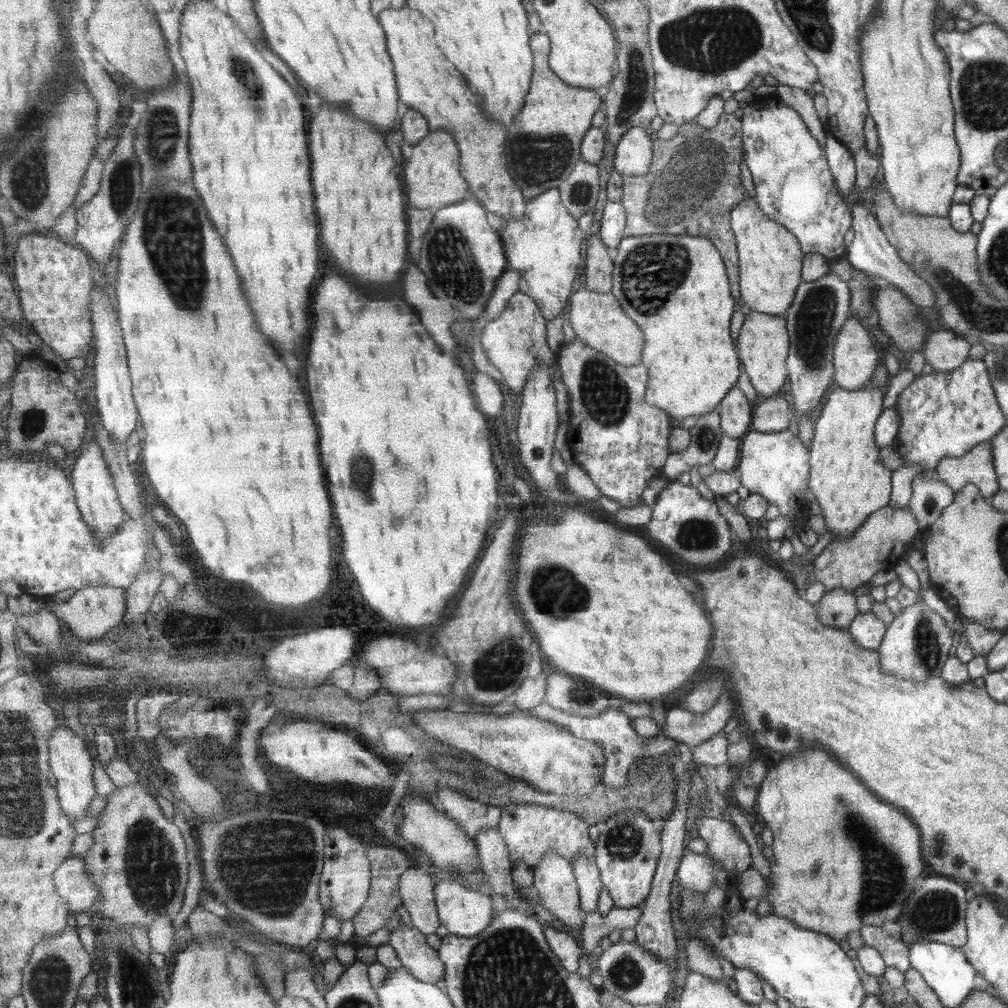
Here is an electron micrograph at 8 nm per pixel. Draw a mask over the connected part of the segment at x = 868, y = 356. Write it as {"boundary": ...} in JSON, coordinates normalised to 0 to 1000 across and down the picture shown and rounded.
{"boundary":[[[840,313],[825,345],[826,378],[840,388],[854,387],[871,363],[859,321]]]}

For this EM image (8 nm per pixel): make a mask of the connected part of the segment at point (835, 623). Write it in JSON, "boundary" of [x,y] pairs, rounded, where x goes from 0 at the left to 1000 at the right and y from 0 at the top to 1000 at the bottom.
{"boundary":[[[838,584],[818,586],[810,601],[811,615],[817,620],[839,624],[851,608],[848,590]]]}

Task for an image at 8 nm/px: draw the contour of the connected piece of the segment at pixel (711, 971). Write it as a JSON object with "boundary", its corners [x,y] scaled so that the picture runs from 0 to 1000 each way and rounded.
{"boundary":[[[685,931],[680,946],[685,963],[707,972],[718,972],[712,951],[694,931]]]}

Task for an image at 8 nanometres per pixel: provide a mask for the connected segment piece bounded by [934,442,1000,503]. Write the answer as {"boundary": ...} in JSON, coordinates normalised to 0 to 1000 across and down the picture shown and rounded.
{"boundary":[[[981,438],[971,439],[949,454],[937,452],[930,458],[927,466],[930,474],[941,482],[943,487],[951,487],[957,480],[963,479],[980,499],[992,486]]]}

